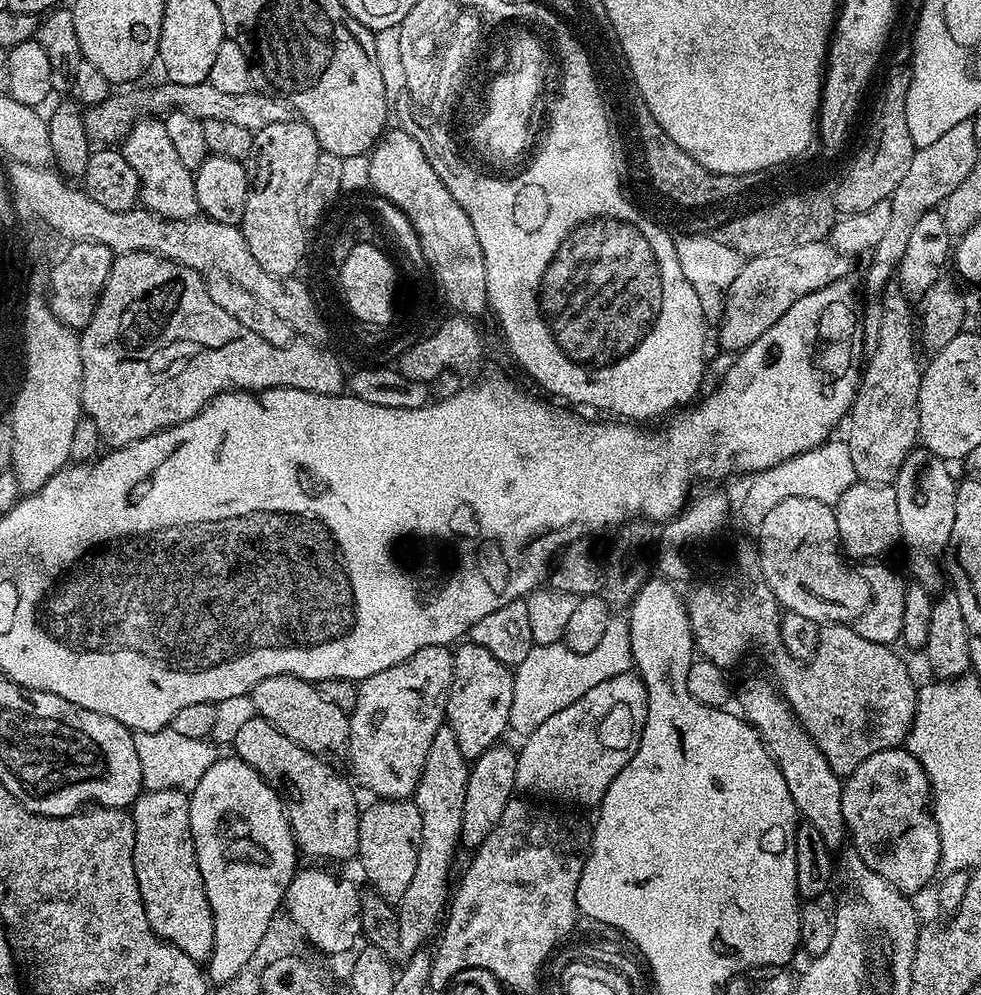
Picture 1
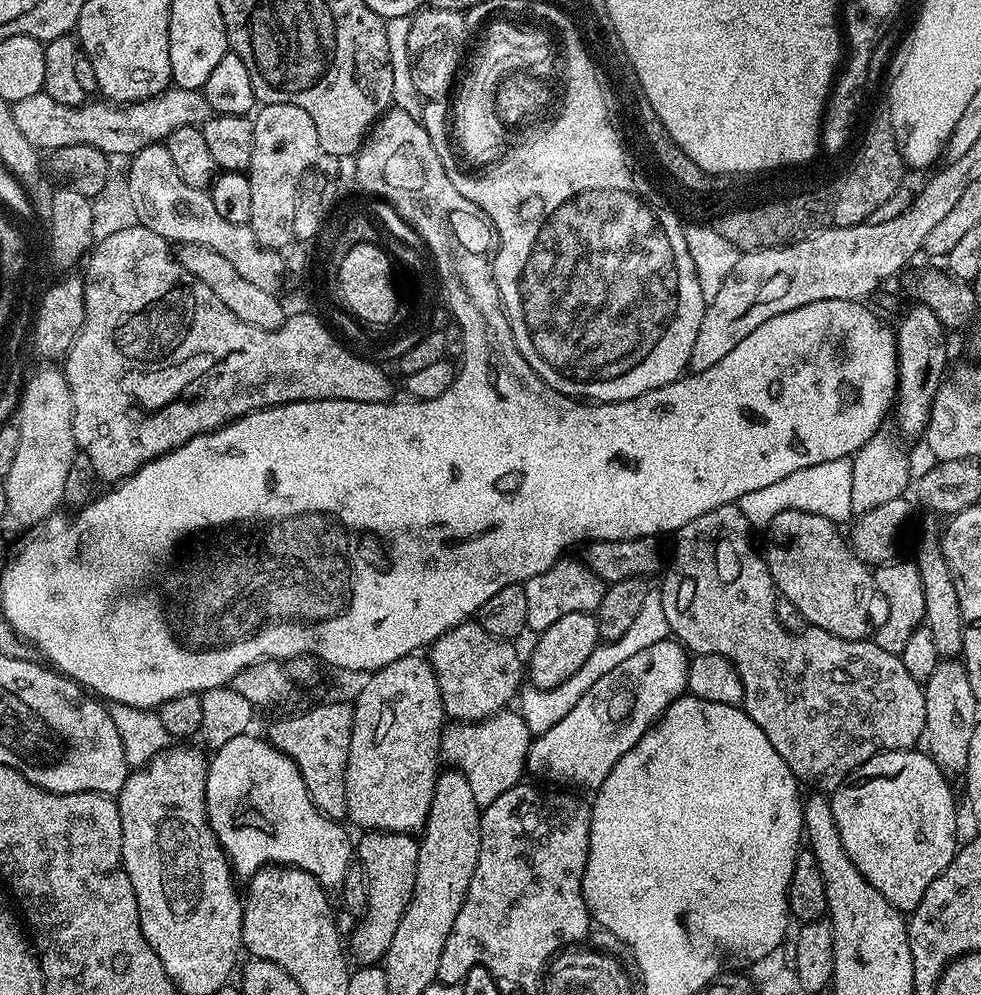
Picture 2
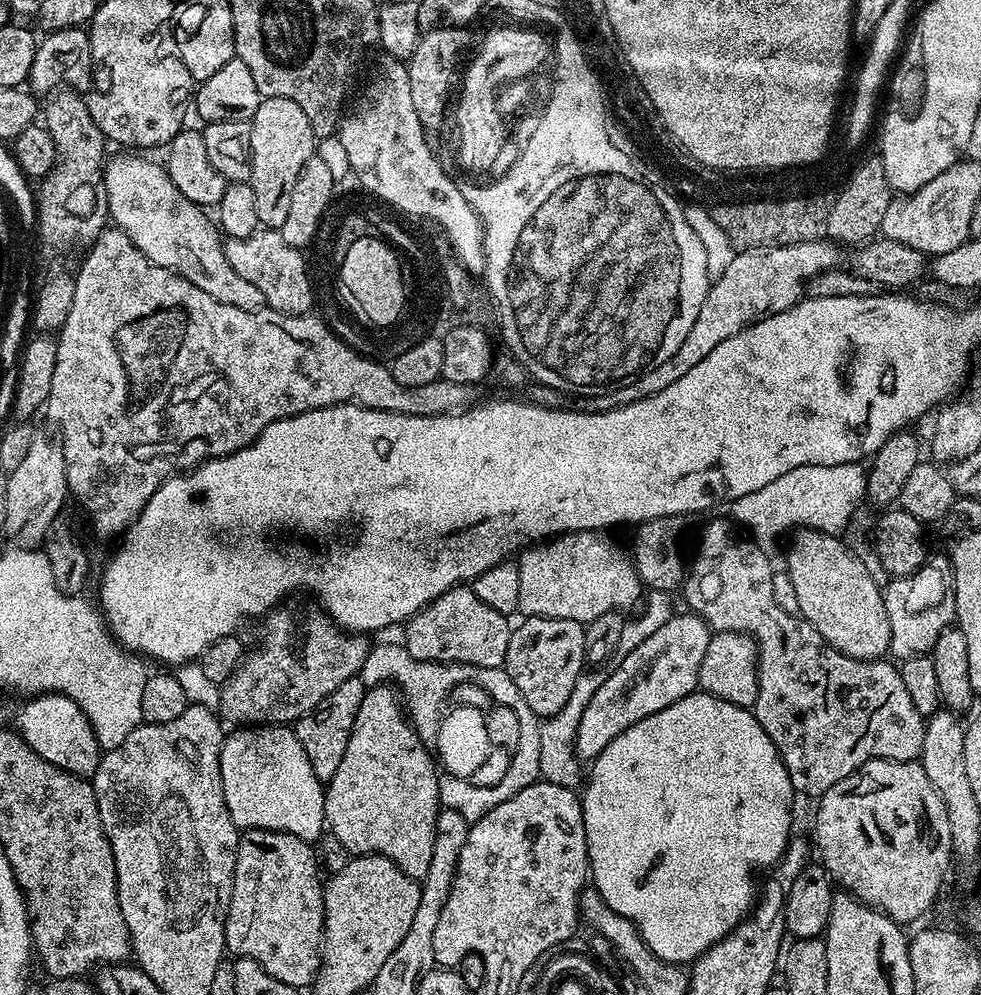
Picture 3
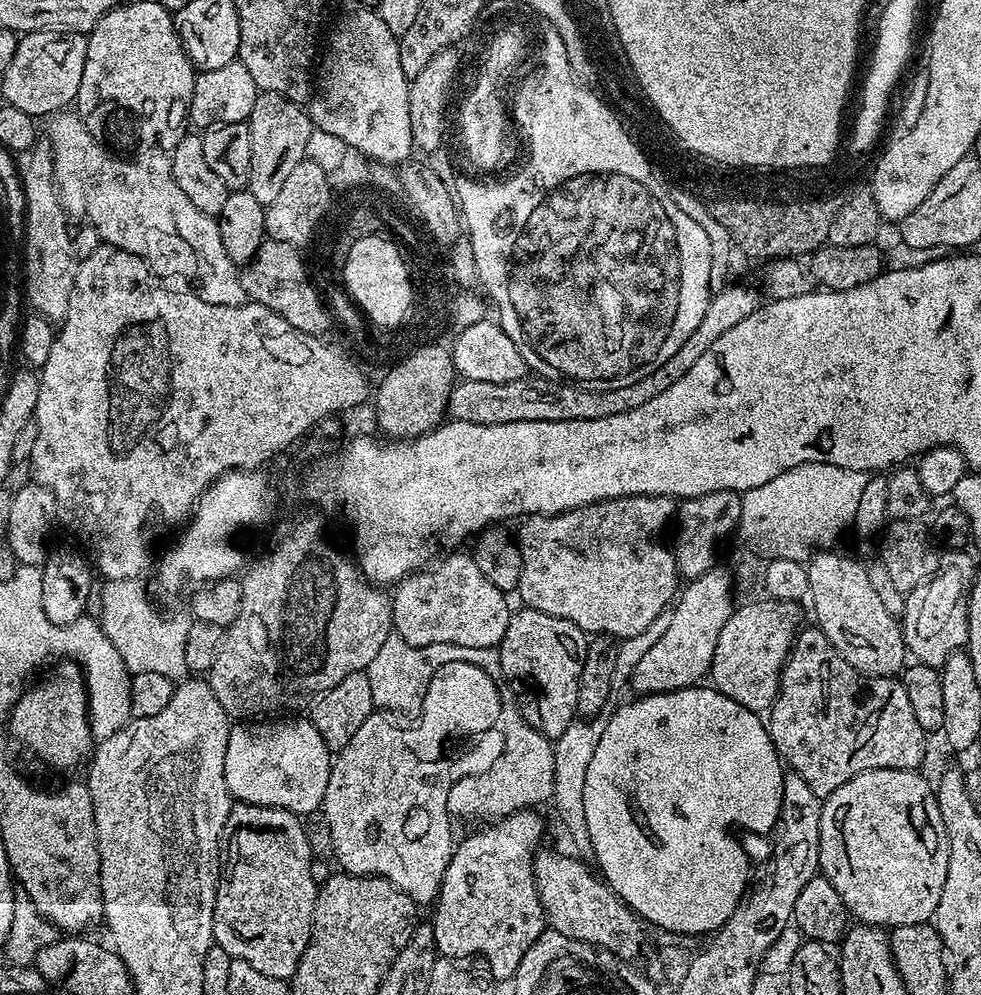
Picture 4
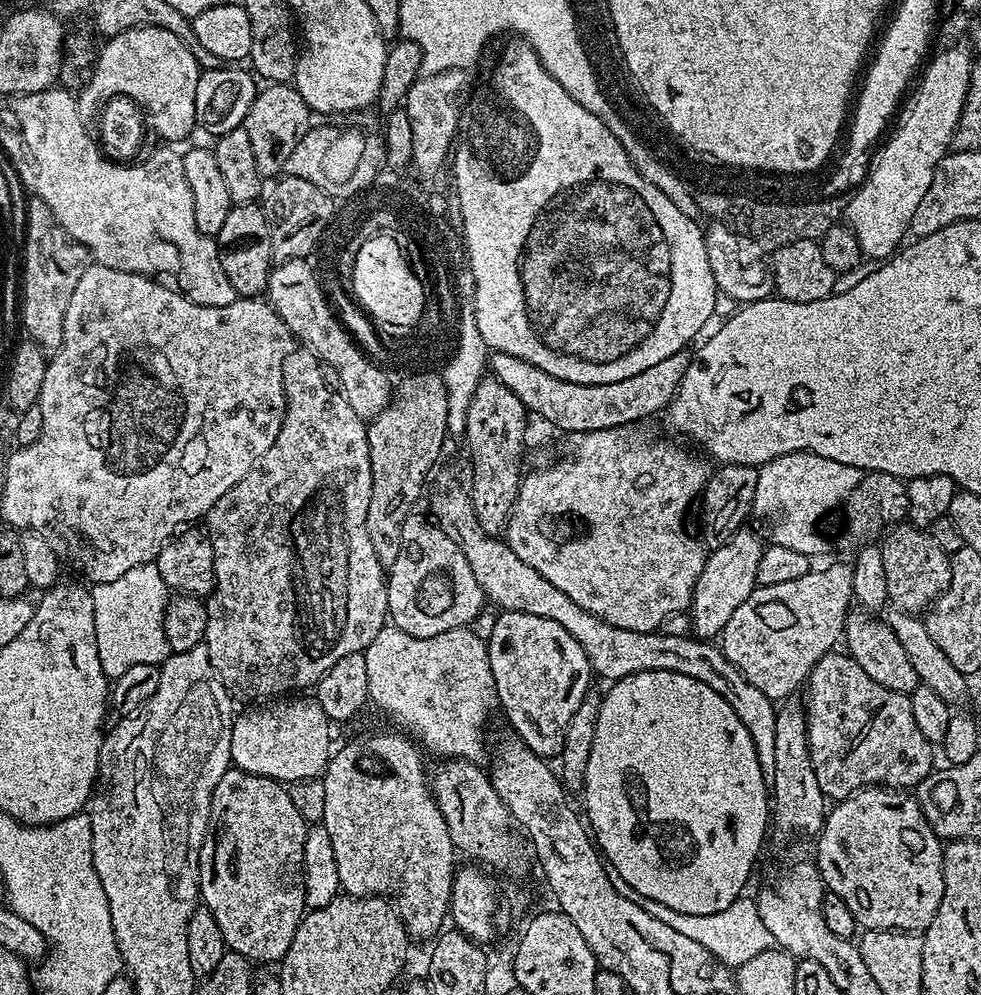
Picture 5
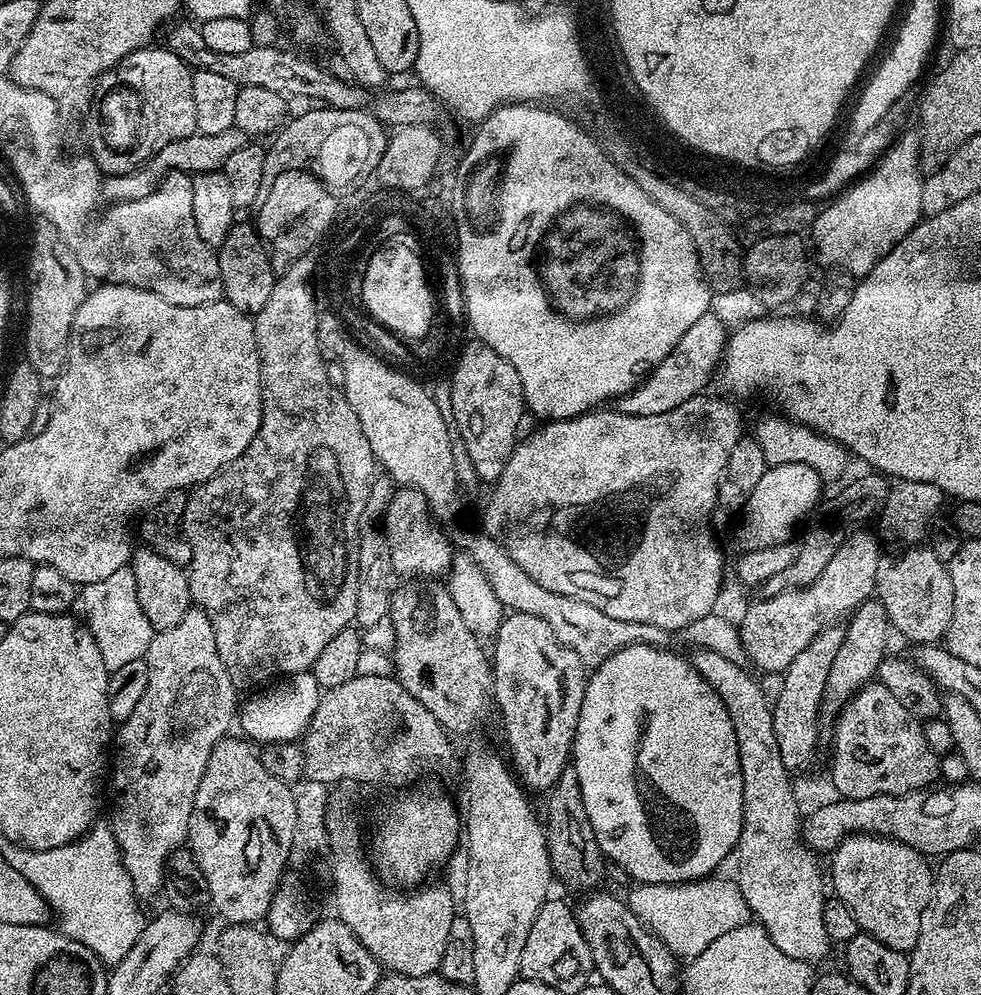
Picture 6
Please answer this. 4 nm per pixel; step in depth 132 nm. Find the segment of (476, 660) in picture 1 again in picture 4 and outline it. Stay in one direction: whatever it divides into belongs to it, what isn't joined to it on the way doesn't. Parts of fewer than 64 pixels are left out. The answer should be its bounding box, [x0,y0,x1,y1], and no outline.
[391,555,513,648]

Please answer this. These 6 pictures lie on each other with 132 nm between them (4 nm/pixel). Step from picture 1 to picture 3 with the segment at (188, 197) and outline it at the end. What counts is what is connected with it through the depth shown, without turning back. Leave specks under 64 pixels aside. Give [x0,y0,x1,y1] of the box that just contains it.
[224,228,312,316]

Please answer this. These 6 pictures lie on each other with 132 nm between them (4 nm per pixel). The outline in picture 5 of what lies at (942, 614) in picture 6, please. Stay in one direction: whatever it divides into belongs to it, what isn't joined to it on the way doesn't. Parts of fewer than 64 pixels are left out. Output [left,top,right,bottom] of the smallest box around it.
[880,524,951,613]

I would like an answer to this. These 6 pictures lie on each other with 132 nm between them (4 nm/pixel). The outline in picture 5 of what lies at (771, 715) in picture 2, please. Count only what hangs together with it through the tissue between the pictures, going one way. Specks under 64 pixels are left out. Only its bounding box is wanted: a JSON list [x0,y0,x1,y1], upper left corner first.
[806,650,934,802]

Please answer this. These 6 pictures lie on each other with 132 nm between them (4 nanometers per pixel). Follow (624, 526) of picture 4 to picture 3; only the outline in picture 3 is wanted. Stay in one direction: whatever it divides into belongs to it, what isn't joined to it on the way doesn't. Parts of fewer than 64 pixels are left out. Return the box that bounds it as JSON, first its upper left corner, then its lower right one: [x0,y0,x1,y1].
[518,530,641,626]

